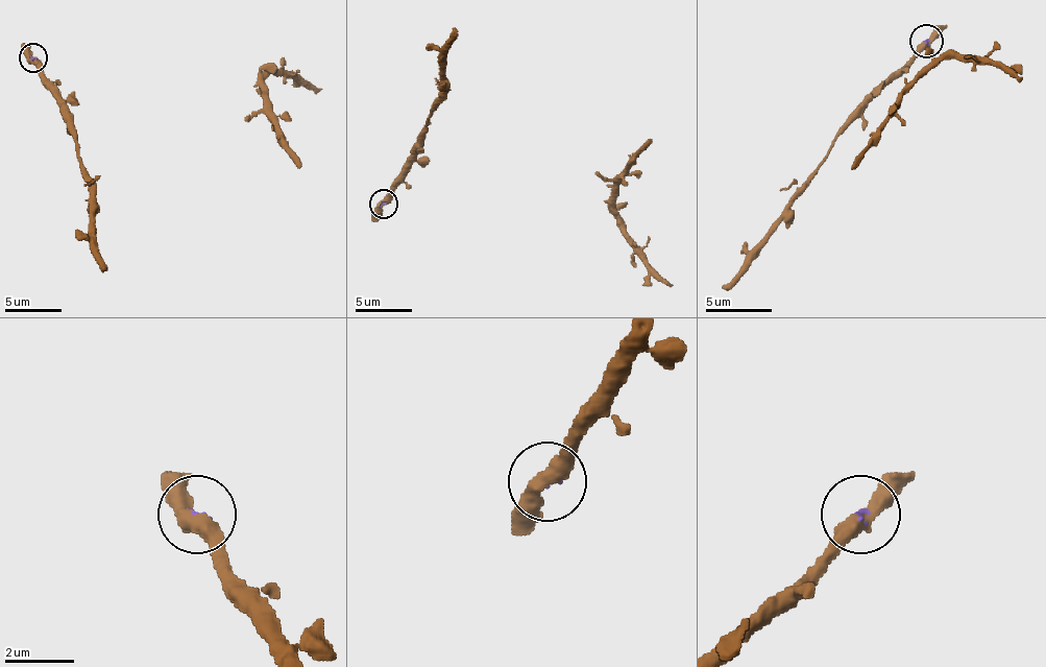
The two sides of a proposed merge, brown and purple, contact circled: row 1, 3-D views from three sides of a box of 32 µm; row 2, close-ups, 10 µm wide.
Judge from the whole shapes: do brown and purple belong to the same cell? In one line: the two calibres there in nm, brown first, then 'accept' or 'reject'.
440/70 nm | reject

